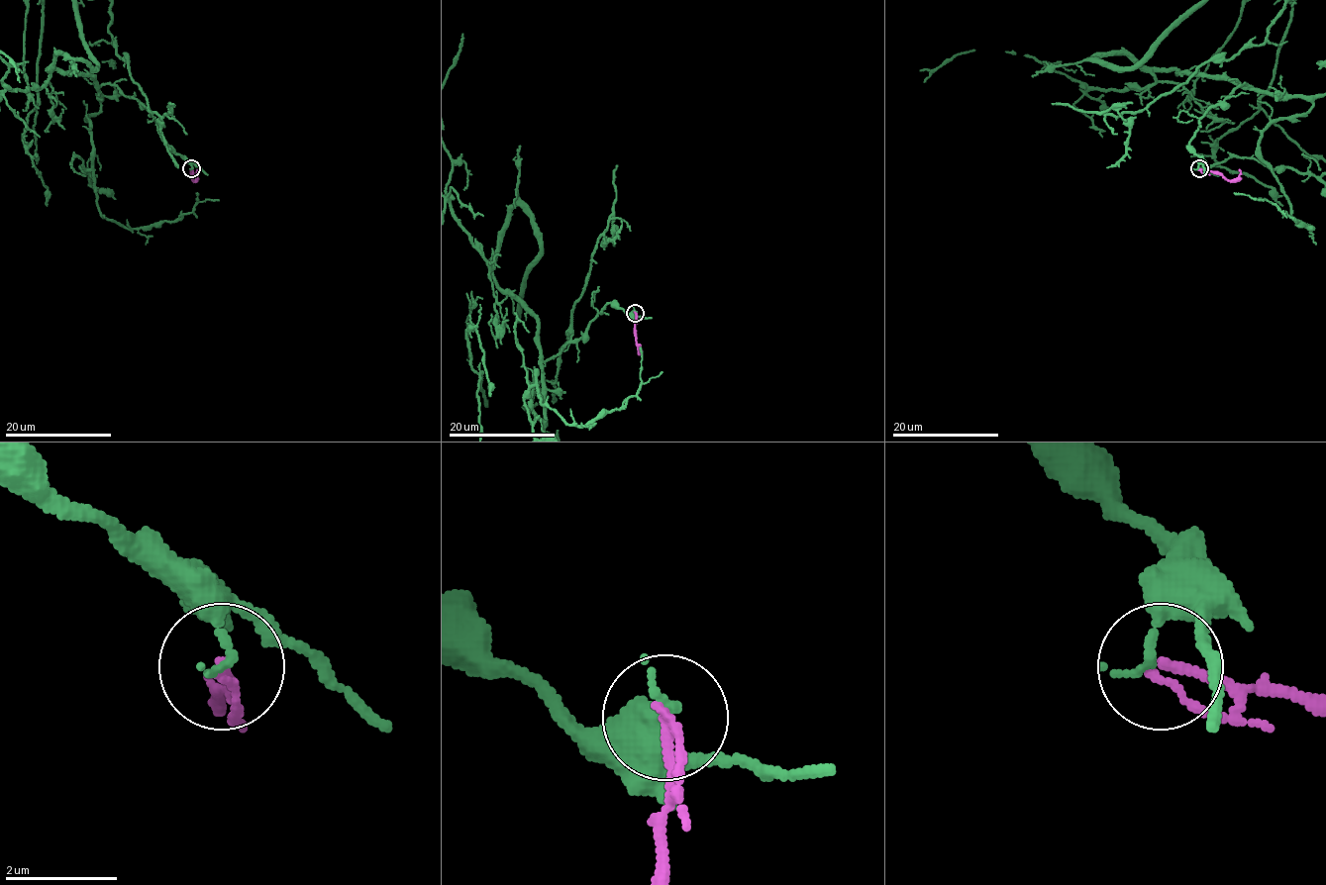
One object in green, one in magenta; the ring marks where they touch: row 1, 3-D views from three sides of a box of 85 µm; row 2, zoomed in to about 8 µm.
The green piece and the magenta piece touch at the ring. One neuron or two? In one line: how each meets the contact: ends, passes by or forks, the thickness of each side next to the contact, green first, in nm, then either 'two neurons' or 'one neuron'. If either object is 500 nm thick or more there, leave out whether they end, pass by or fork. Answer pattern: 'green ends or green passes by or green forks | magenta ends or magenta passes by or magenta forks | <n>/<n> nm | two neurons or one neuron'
green ends | magenta passes by | 170/130 nm | two neurons

